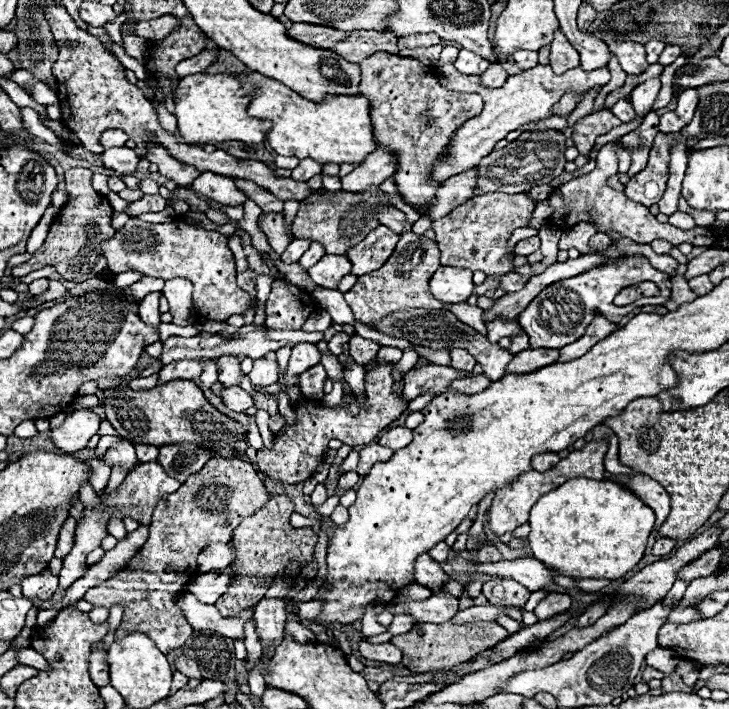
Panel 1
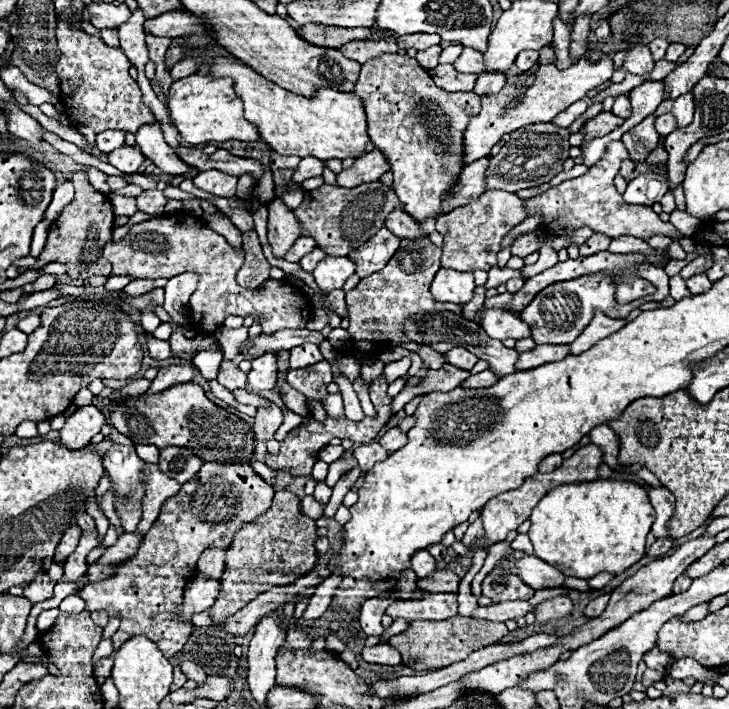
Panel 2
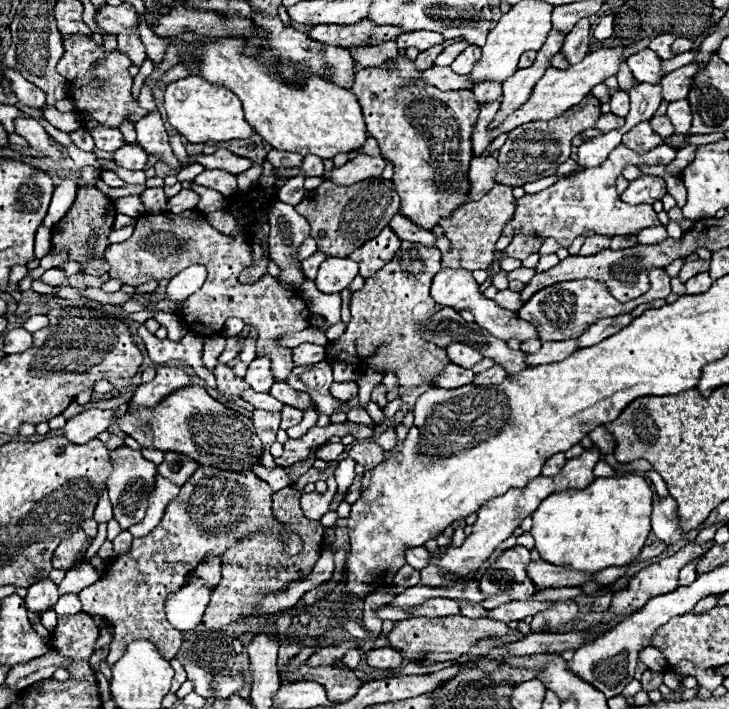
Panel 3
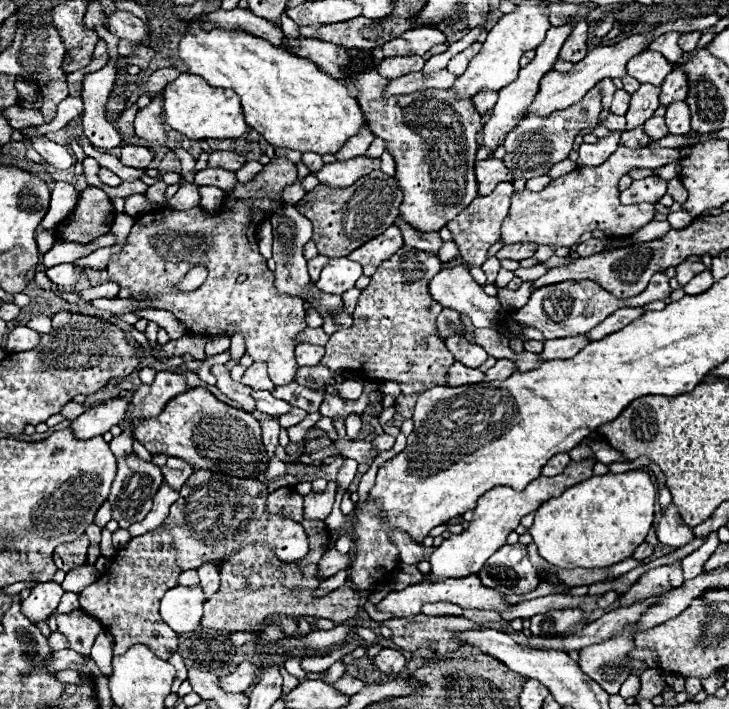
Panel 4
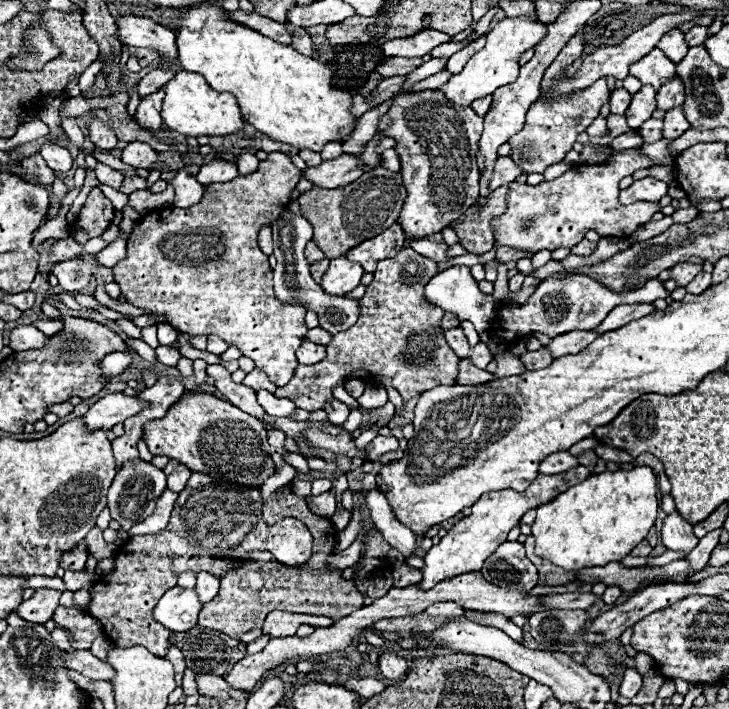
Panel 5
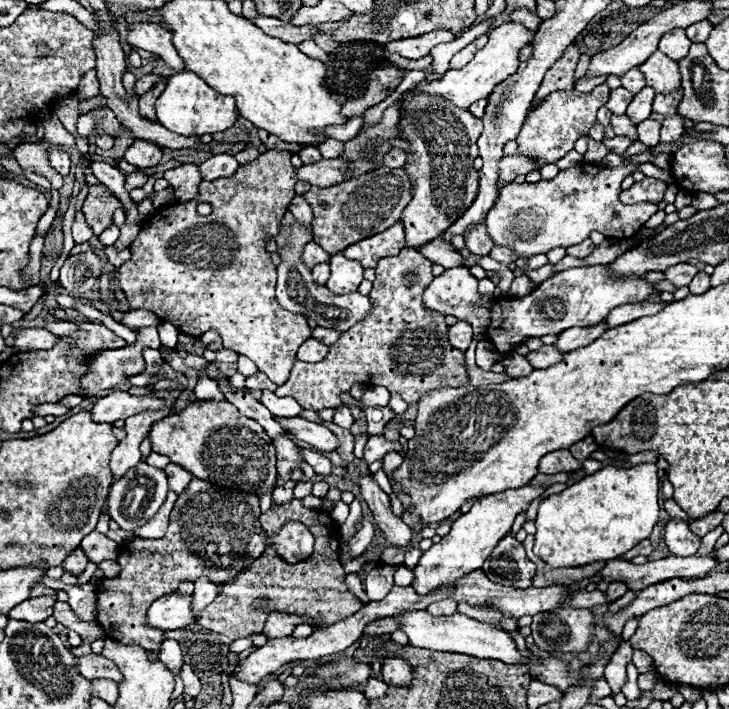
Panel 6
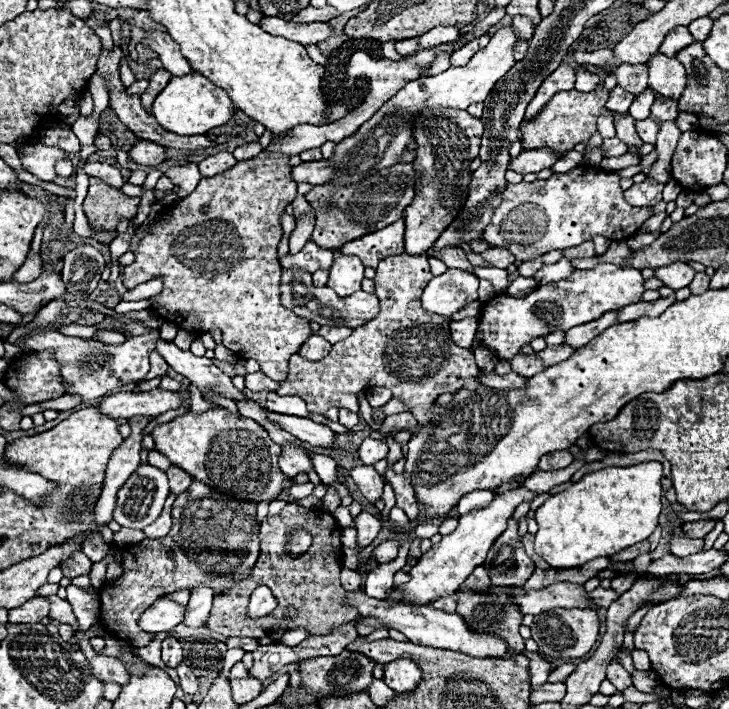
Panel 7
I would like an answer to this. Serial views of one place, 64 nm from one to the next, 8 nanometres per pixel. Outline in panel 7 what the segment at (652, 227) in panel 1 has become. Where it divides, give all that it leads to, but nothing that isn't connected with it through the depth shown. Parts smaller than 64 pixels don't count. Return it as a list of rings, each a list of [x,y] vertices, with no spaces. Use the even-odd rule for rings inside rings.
[[[580,164],[566,174],[554,174],[548,180],[508,184],[500,206],[486,226],[490,246],[508,248],[516,260],[532,260],[550,250],[578,246],[602,234],[610,240],[624,240],[652,216],[652,206],[628,206],[622,198],[618,172],[604,172]]]

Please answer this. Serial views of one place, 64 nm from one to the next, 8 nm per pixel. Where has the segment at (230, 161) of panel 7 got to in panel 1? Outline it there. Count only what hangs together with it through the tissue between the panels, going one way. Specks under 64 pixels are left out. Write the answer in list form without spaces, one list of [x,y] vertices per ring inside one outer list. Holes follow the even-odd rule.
[[[202,172],[192,184],[192,190],[226,206],[242,206],[246,202],[246,196],[240,190],[236,190],[232,178],[214,172]]]

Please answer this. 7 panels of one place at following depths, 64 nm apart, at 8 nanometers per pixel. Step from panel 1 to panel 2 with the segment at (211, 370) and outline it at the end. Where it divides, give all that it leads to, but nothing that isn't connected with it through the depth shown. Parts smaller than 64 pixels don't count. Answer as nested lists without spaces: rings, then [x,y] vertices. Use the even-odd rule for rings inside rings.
[[[220,350],[200,352],[192,362],[194,362],[196,368],[200,370],[202,378],[210,382],[210,380],[214,380],[216,374],[218,374],[218,366],[220,366],[220,362],[222,362],[222,352],[220,352]]]

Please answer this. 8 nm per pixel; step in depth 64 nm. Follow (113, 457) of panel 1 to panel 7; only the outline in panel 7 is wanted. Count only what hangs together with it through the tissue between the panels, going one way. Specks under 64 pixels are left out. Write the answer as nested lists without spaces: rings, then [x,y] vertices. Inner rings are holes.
[[[150,464],[140,466],[116,494],[114,520],[124,528],[142,530],[160,516],[168,492],[168,478],[162,470]]]

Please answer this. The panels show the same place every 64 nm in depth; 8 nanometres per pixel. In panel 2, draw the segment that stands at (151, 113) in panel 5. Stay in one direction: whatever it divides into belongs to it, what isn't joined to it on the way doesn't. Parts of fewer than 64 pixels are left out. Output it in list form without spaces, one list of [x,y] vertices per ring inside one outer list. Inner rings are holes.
[[[158,122],[148,124],[148,126],[142,126],[136,132],[136,142],[138,142],[142,154],[148,160],[152,160],[162,170],[162,174],[184,176],[184,174],[190,172],[190,166],[184,164],[174,154],[174,150],[164,142],[164,136],[162,136],[162,130],[160,130],[160,124]]]

